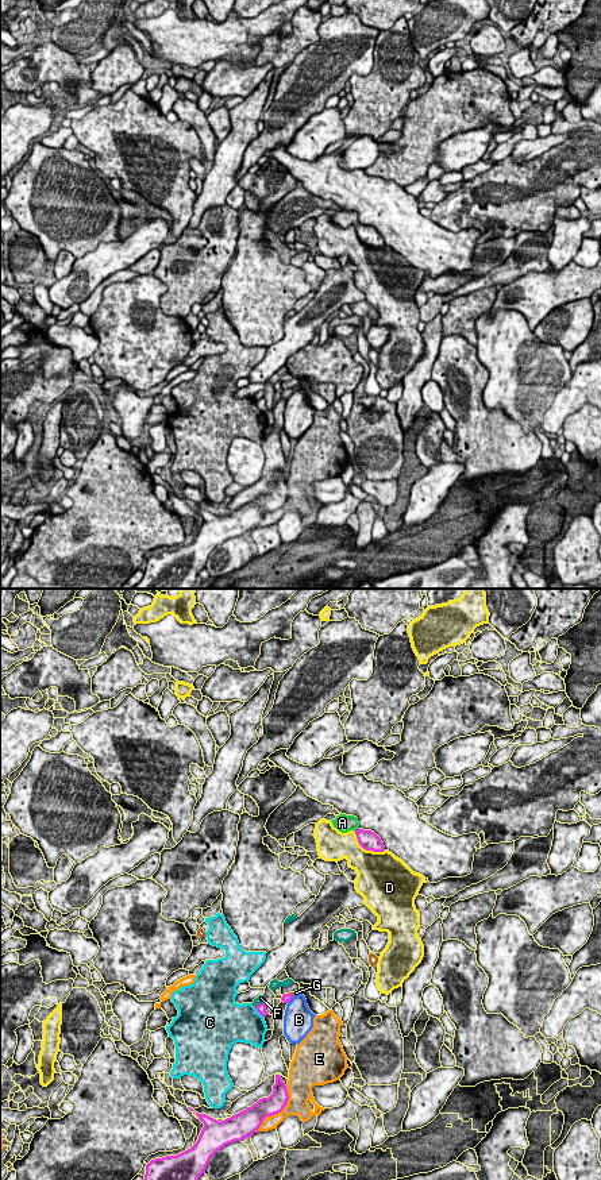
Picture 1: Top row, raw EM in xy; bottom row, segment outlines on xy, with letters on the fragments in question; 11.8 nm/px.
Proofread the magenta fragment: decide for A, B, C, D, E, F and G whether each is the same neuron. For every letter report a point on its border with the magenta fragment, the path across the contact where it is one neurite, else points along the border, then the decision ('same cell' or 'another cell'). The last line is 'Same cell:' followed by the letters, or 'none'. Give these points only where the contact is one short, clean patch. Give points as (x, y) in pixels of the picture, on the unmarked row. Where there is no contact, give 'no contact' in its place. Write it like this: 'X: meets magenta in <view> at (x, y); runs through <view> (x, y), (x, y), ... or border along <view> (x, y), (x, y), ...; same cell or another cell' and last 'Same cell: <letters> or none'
A: meets magenta in xy at (357, 224); runs through xy (368, 235), (357, 224), (350, 218), (342, 218); same cell
B: meets magenta in xy at (289, 396); another cell
C: meets magenta in xy at (259, 408); another cell
D: meets magenta in xy at (366, 245); another cell
E: meets magenta in xy at (278, 506); another cell
F: meets magenta in xy at (261, 398); another cell
G: meets magenta in xy at (291, 389); another cell
Same cell: A

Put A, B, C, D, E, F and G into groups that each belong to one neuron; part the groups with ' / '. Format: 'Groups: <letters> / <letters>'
Groups: A / B / C / D / E / F / G

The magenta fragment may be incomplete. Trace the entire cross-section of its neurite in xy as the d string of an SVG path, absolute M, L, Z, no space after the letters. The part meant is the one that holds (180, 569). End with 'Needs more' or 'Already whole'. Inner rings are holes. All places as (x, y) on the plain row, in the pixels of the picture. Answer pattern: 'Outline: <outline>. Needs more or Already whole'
Outline: M276 470L273 489L262 493L251 502L221 517L199 509L204 522L197 537L177 551L151 555L146 560L142 581L134 589L192 589L199 572L205 568L211 552L228 539L242 536L258 527L266 512L284 505L289 490L280 470Z. Already whole

